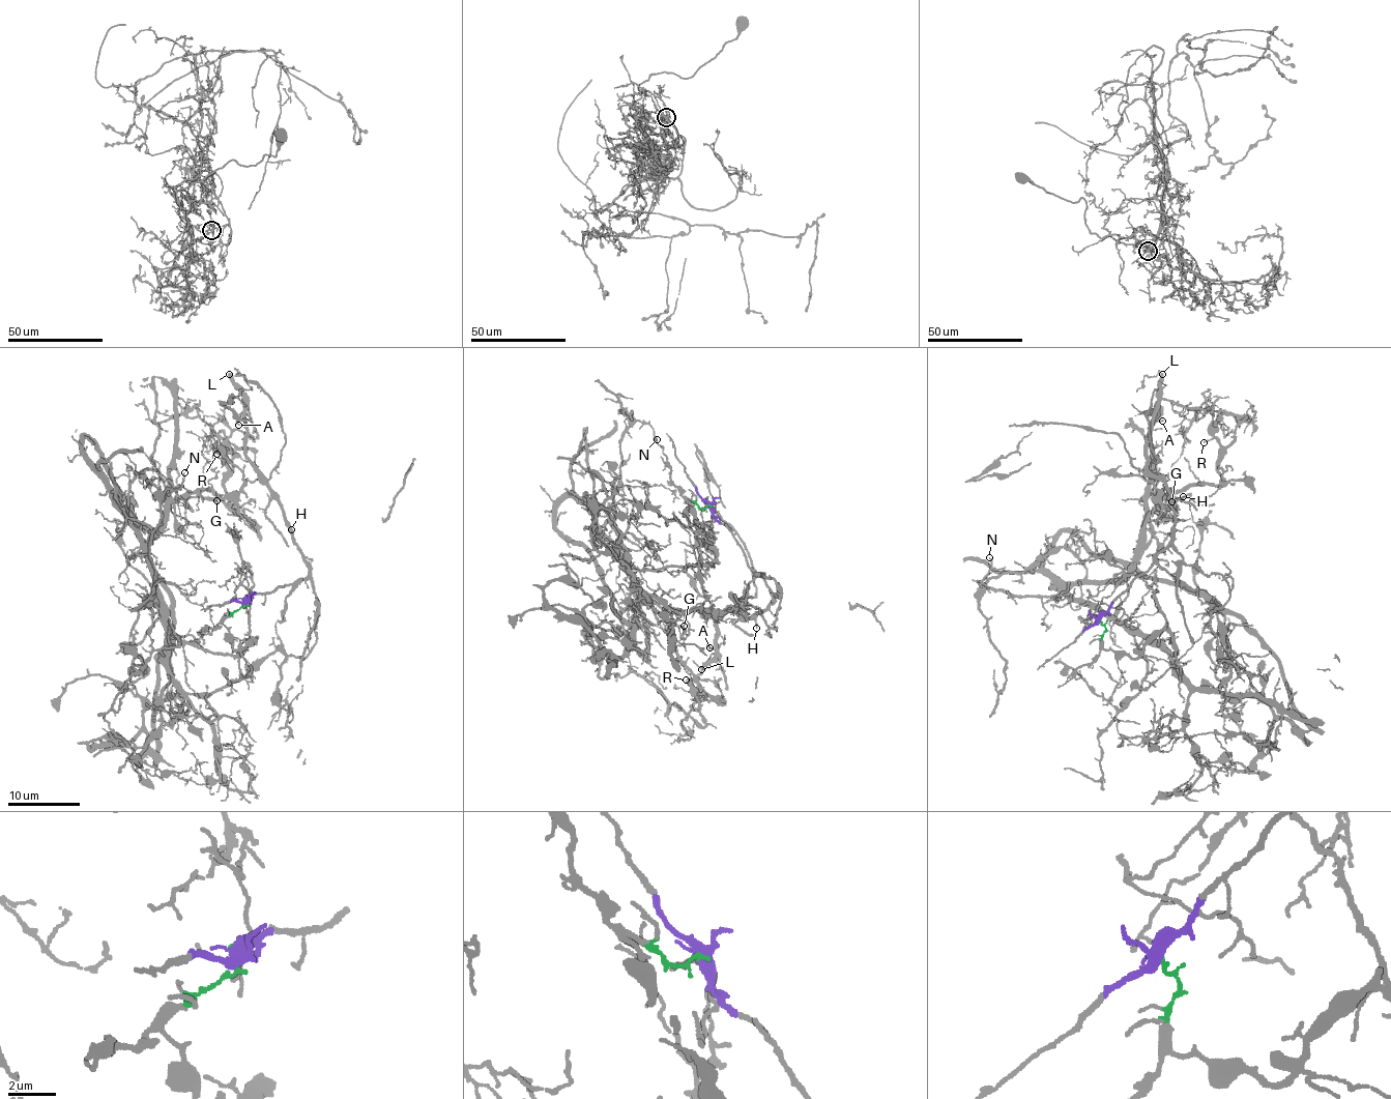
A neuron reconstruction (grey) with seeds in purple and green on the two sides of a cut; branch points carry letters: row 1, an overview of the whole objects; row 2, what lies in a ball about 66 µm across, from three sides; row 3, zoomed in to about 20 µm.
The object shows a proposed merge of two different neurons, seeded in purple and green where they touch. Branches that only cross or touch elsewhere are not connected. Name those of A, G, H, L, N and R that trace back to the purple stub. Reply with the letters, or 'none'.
A, H, L

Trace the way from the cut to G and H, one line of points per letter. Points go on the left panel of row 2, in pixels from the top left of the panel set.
G: (243, 601), (236, 654), (182, 643), (121, 512), (152, 531), (216, 500)
H: (243, 601), (255, 593), (268, 594), (308, 574), (308, 560), (290, 529)

